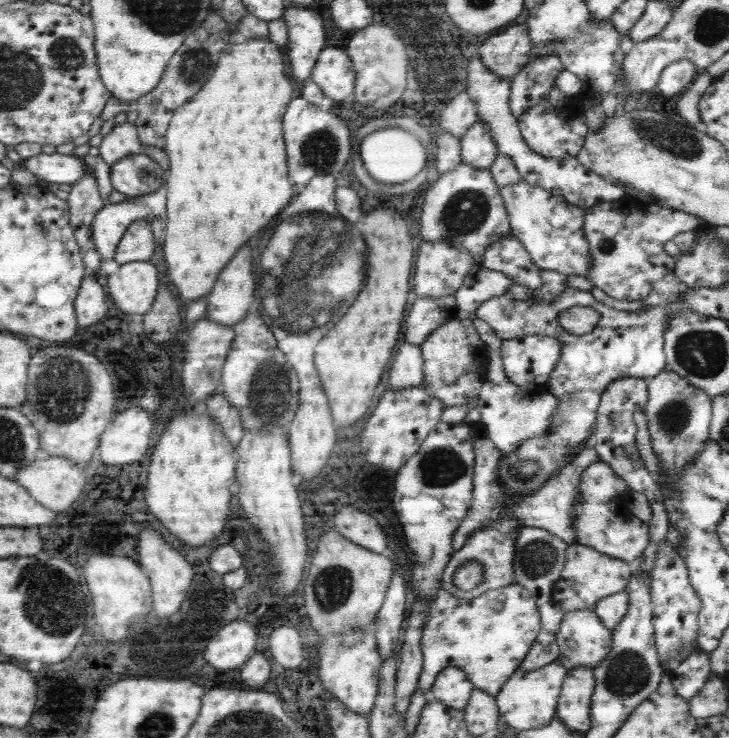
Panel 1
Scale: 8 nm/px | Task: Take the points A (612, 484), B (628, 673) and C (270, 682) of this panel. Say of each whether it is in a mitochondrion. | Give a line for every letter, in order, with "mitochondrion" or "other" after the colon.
A: other
B: mitochondrion
C: other

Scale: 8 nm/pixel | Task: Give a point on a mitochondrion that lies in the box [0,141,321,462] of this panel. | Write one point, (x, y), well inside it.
(63, 388)

